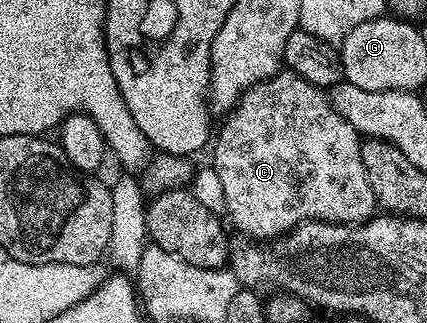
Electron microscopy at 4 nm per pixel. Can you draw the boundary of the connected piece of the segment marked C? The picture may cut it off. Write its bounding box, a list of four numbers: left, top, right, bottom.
[211,69,336,241]

